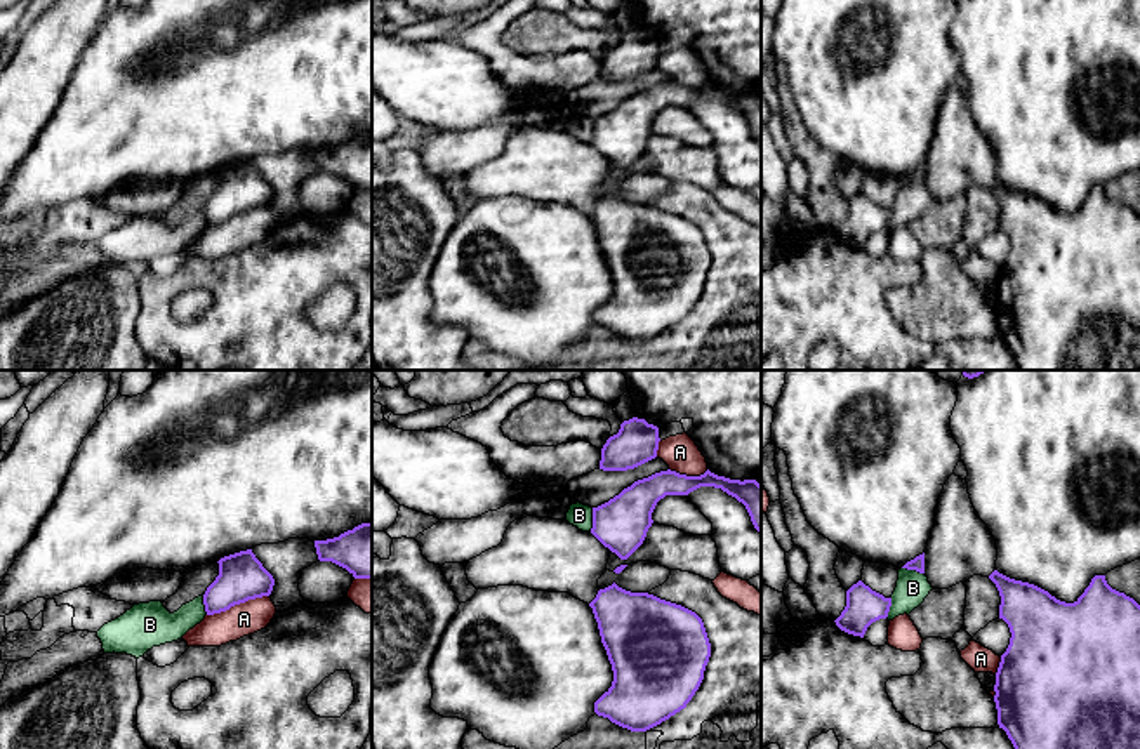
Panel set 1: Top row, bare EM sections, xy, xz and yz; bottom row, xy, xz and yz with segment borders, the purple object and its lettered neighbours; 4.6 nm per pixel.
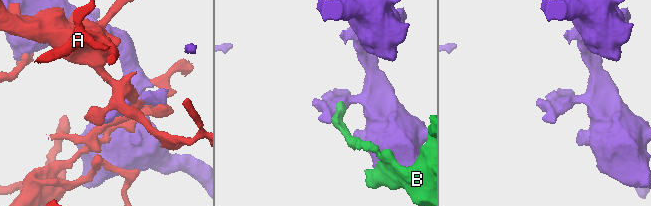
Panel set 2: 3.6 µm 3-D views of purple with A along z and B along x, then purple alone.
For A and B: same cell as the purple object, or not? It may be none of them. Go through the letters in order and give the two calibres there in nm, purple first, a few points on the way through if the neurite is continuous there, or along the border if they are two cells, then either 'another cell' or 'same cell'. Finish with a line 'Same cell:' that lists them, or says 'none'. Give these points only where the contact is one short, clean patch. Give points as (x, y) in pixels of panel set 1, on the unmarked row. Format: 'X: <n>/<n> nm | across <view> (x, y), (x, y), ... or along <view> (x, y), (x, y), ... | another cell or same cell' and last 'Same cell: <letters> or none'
A: 220/150 nm | another cell
B: 240/110 nm | along xz (593, 119), (593, 138), (589, 143) | another cell
Same cell: none

